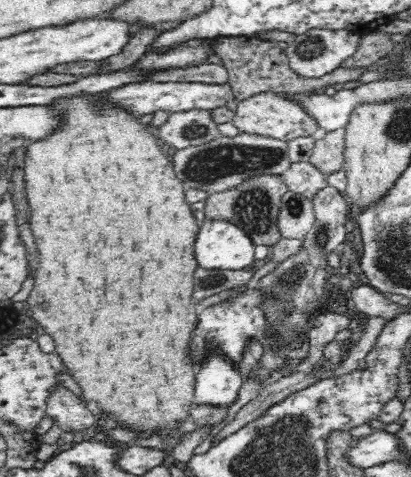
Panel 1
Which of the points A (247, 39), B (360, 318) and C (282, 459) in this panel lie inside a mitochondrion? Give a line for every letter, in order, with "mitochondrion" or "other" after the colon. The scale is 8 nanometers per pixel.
A: other
B: other
C: mitochondrion

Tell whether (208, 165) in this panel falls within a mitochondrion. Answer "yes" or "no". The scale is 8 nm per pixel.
yes

